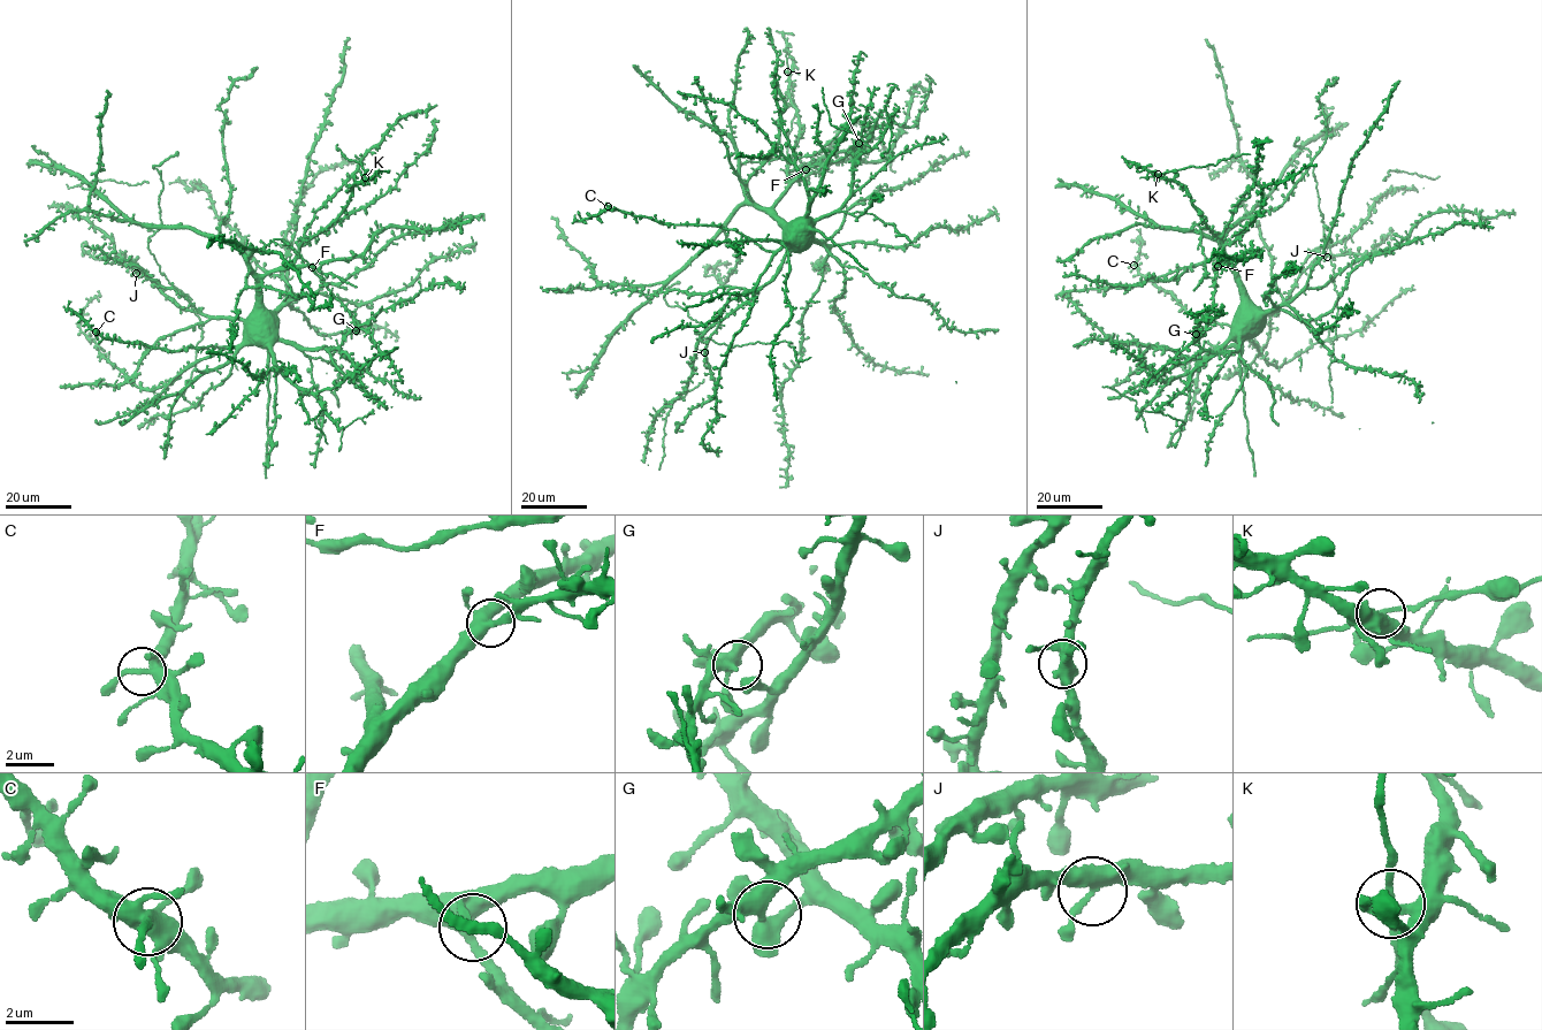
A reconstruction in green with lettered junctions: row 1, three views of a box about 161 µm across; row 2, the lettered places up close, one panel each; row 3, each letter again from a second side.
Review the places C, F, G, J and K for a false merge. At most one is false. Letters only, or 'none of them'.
none of them

